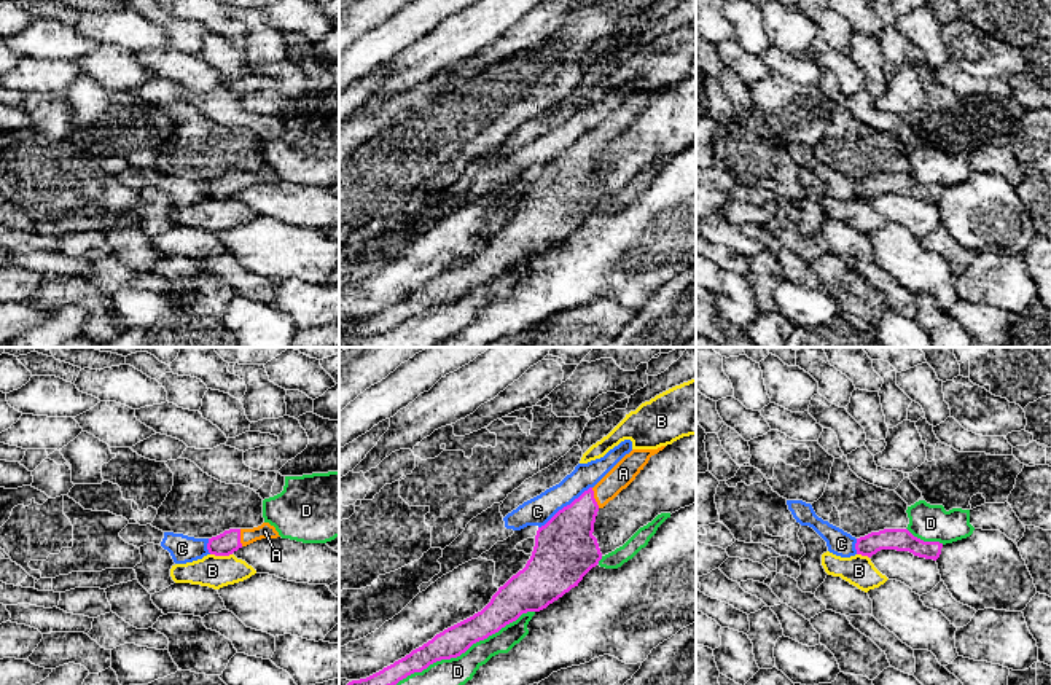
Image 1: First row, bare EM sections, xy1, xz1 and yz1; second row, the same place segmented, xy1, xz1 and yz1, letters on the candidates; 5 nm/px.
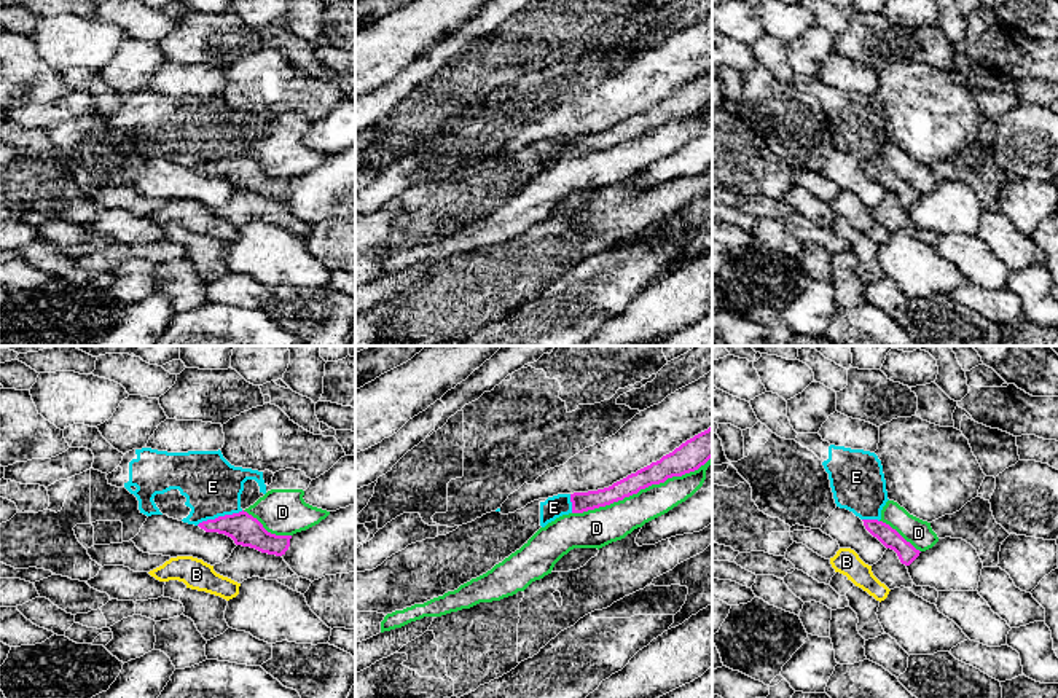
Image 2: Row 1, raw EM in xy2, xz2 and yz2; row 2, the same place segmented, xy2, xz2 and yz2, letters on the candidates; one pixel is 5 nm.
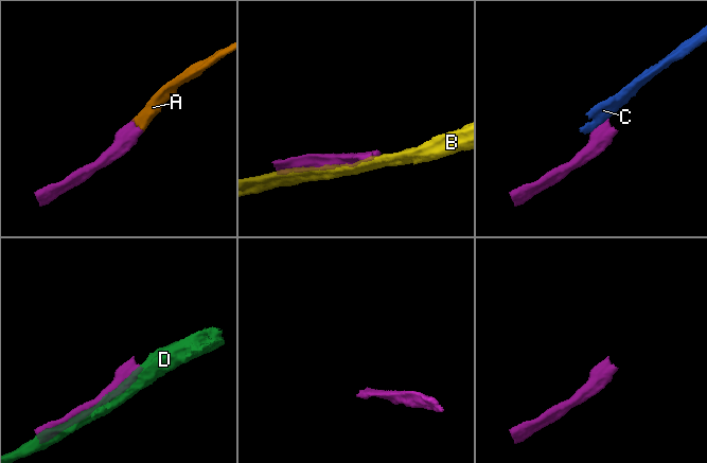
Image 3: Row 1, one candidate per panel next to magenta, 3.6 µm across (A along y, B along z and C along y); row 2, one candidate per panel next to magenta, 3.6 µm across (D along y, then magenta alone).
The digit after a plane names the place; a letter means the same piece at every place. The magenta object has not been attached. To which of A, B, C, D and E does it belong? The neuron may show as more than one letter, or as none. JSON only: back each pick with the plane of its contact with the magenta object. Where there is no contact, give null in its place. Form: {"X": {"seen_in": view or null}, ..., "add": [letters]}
{"A": {"seen_in": "xz1"}, "add": ["A"]}

